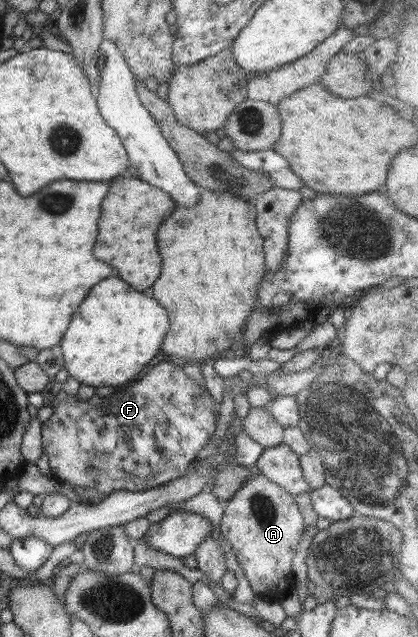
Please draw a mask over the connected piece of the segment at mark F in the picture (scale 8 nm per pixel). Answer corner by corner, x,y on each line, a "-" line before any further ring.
169,359
167,361
161,360
141,380
118,387
109,395
98,397
94,394
92,397
83,400
79,399
76,395
67,395
59,392
59,395
55,396
50,402
50,406
52,406
51,416
44,423
41,423
40,439
42,450
48,455
48,465
50,466
53,478
63,483
64,486
73,487
77,491
80,488
89,487
91,490
95,490
95,494
102,494
106,497
119,490
131,492
149,490
185,475
185,468
187,468
188,464
197,456
197,452
207,444
207,440
215,432
215,416
219,404
215,404
207,387
197,385
195,381
192,381
191,378
183,373
182,362

